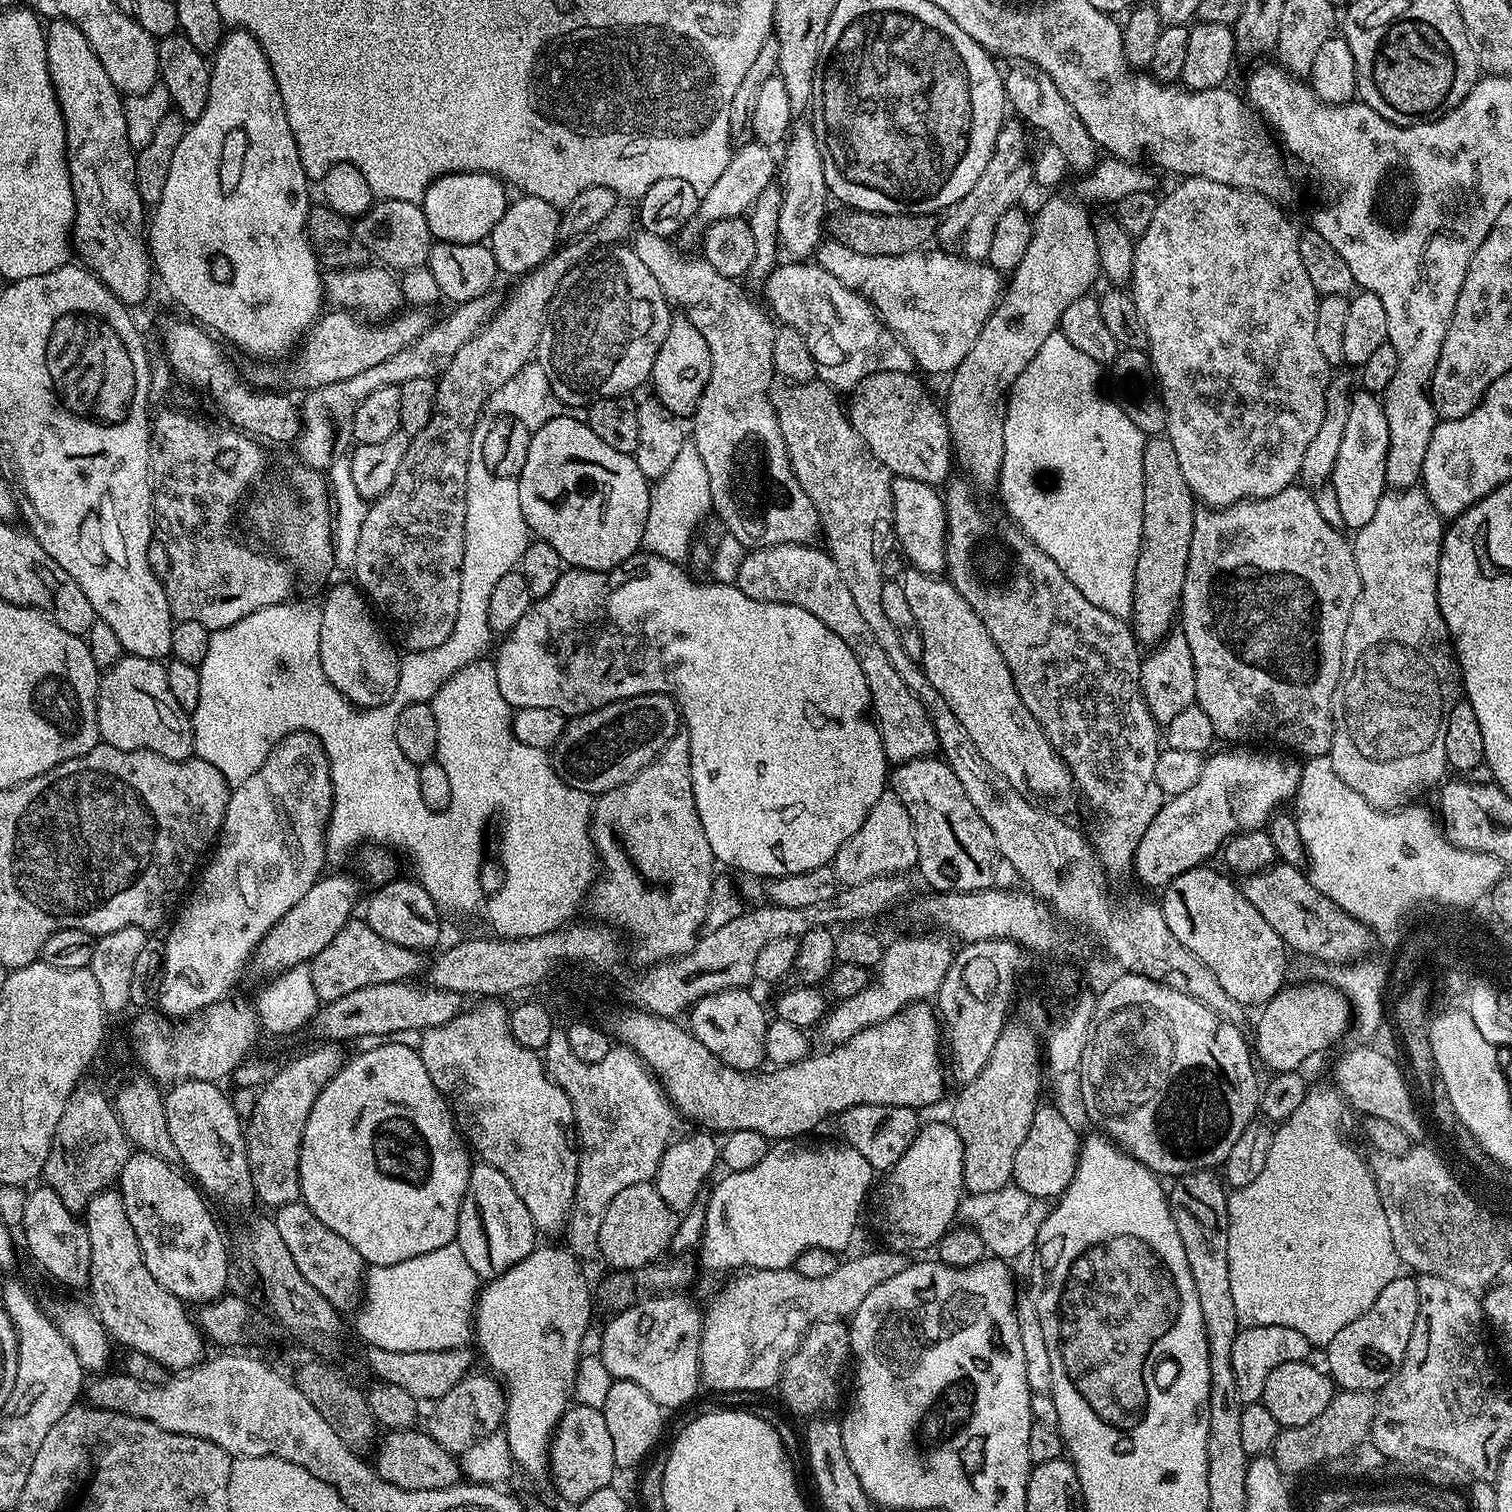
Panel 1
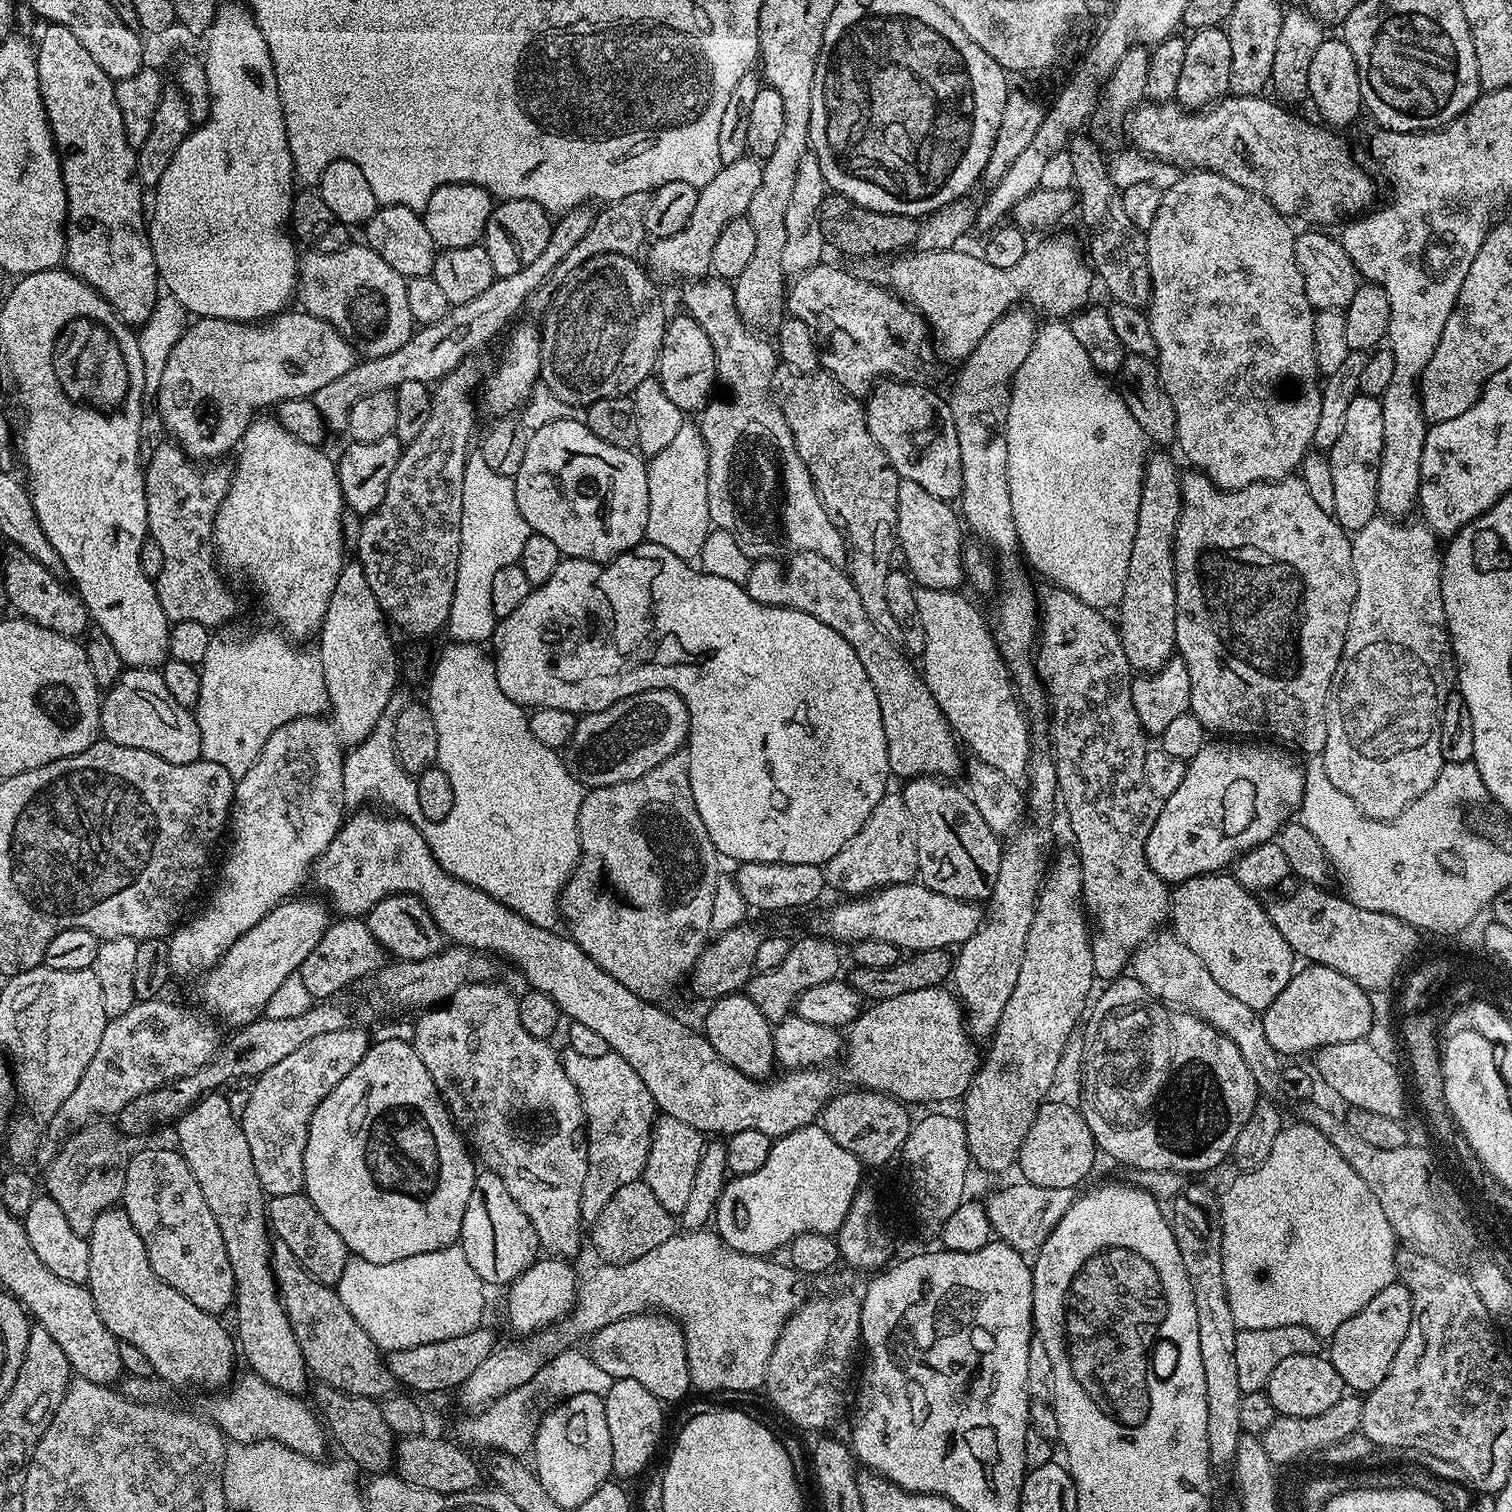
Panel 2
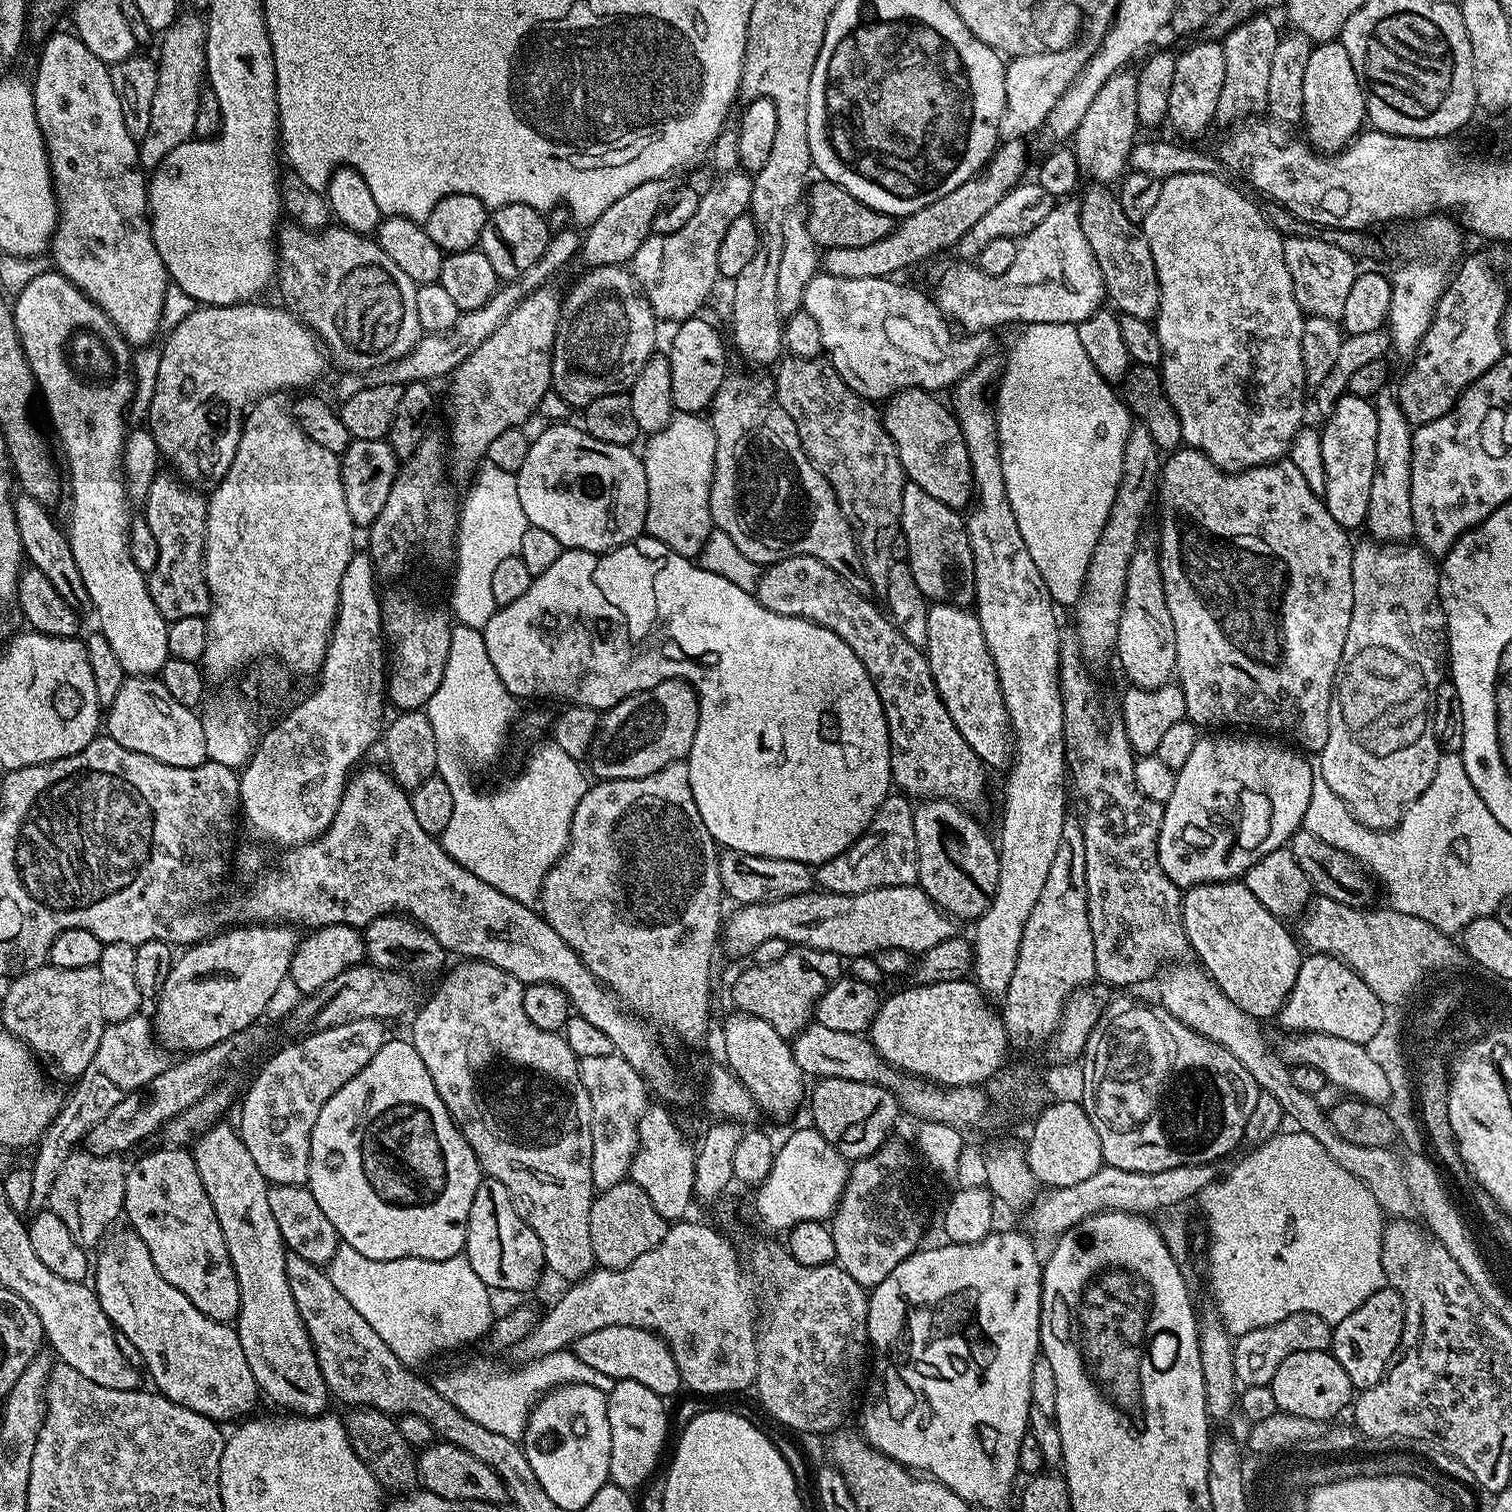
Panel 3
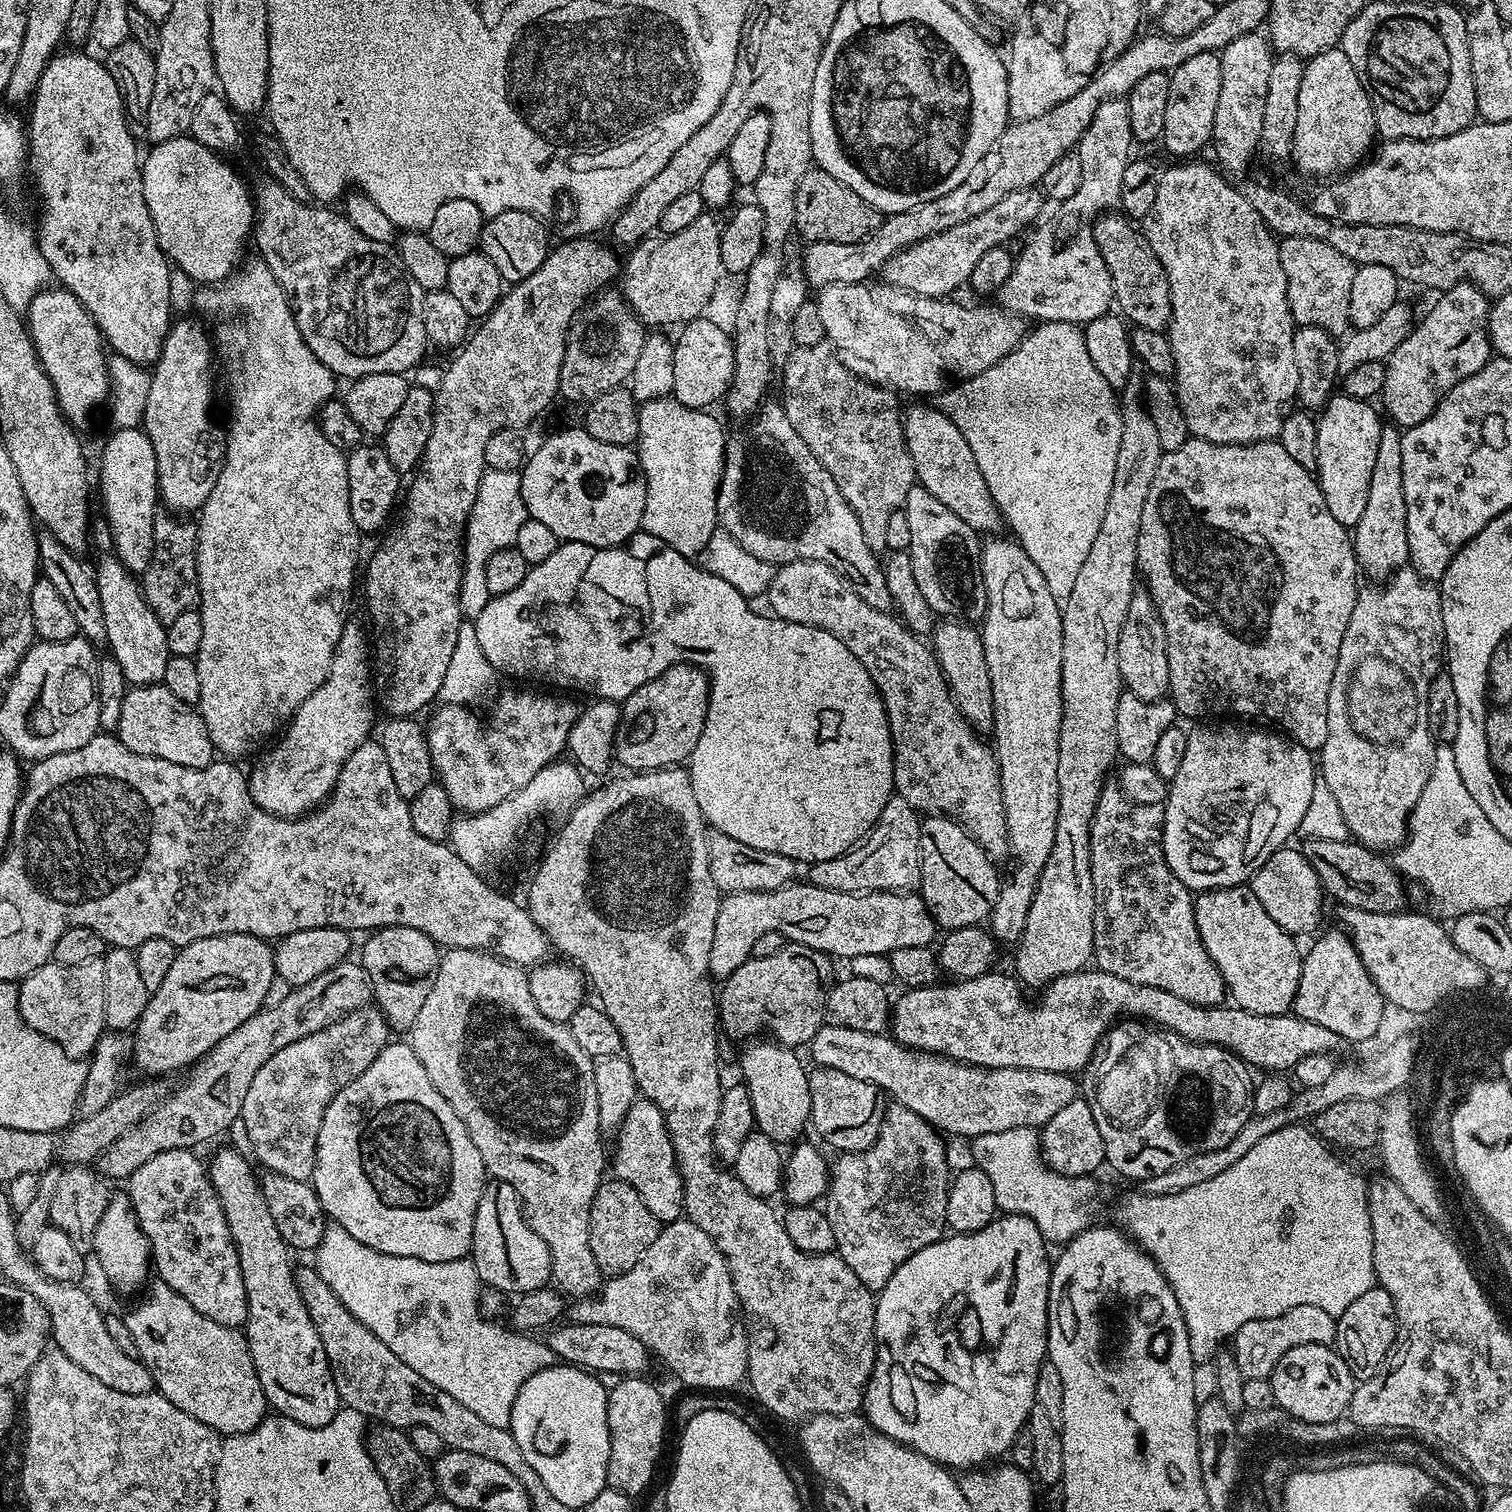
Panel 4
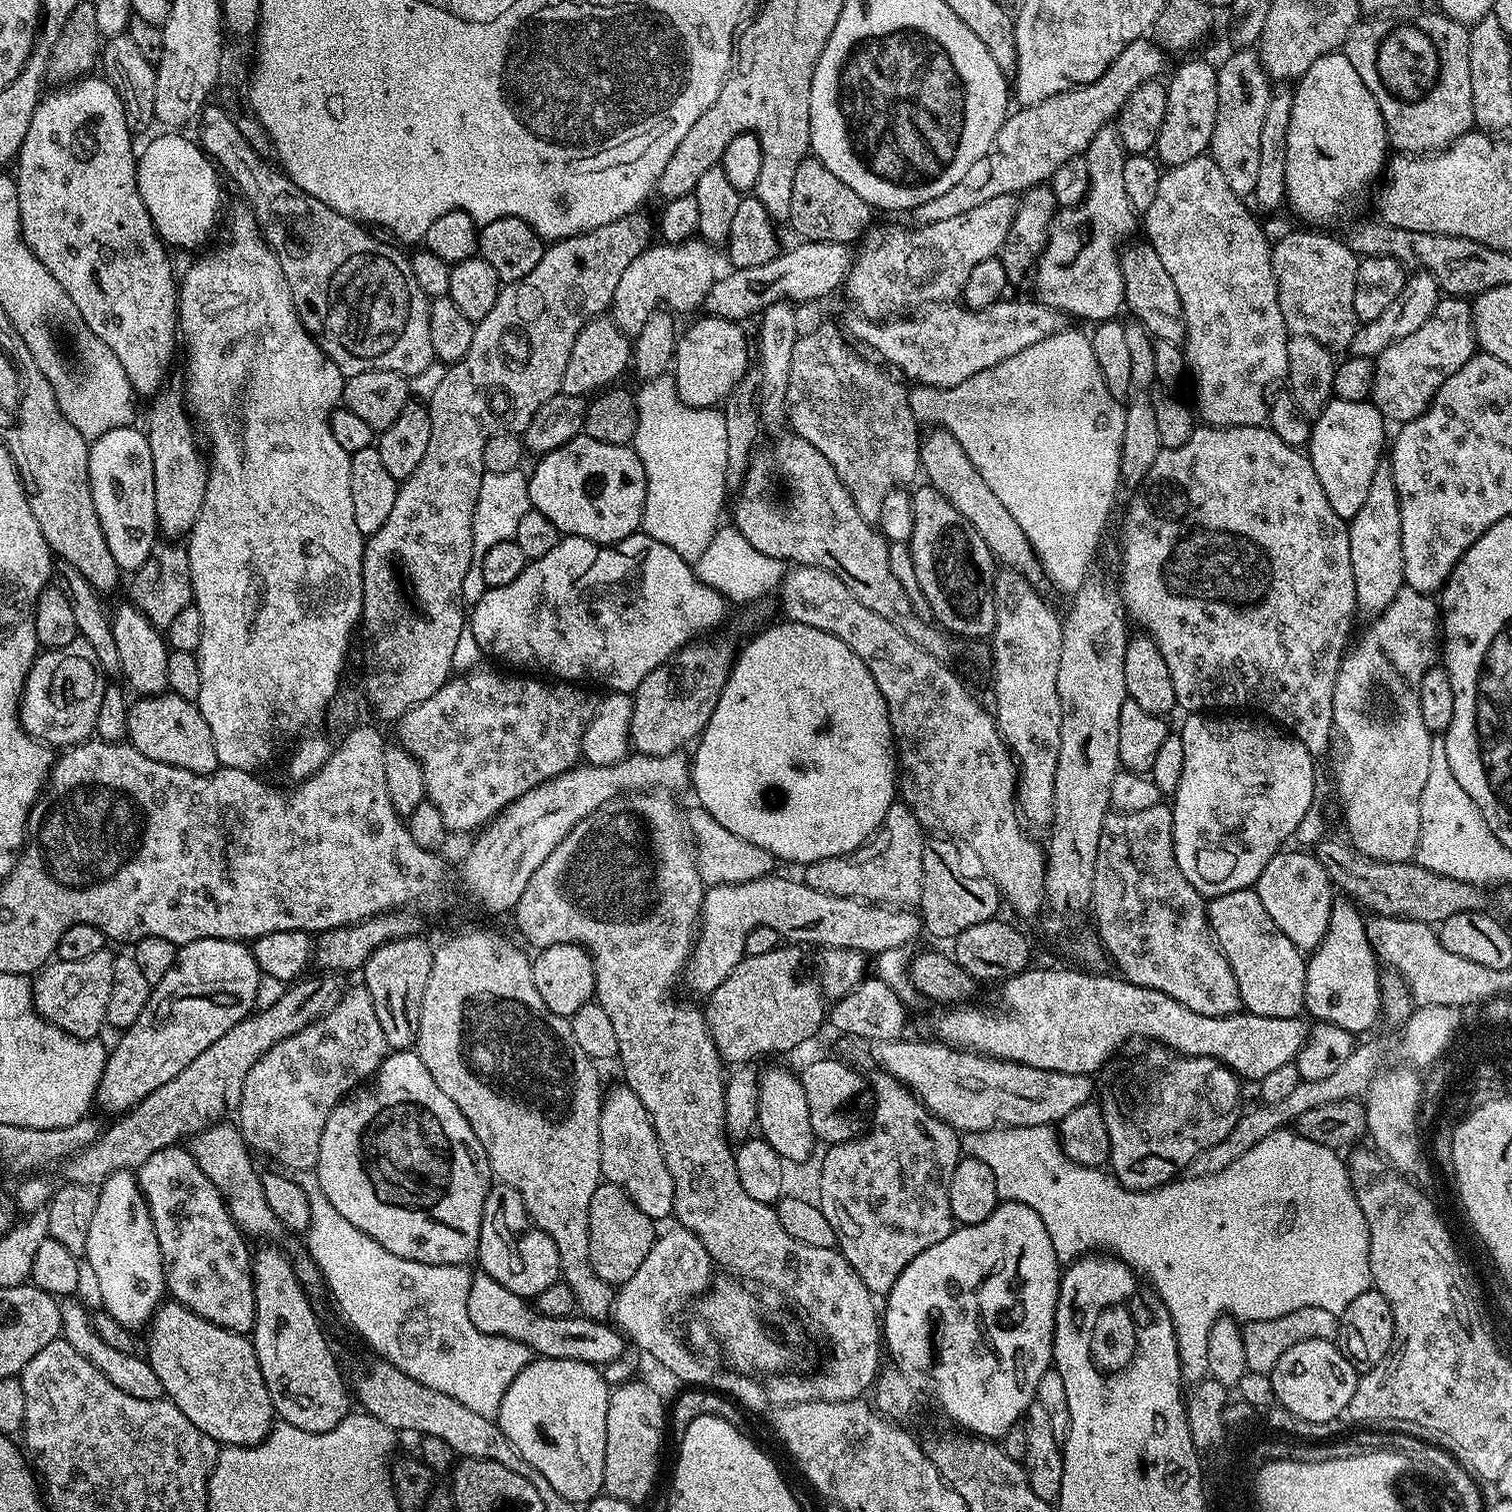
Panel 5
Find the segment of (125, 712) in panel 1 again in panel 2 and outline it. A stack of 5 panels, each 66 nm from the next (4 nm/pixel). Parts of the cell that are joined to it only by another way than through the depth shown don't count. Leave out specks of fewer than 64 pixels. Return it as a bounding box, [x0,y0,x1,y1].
[100,667,202,764]

